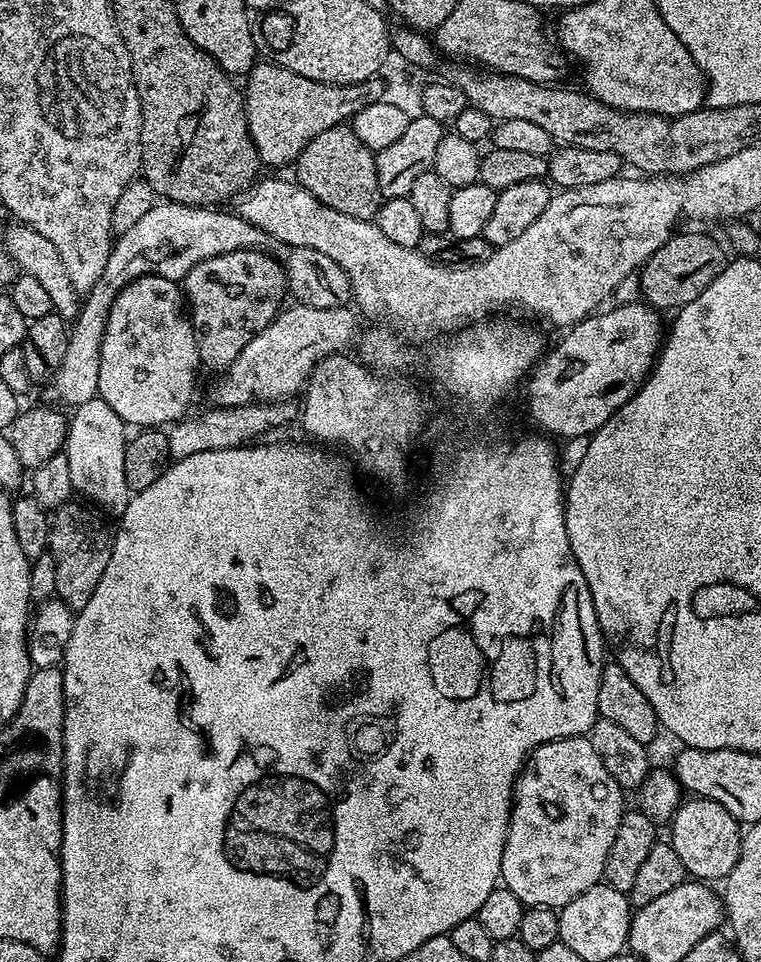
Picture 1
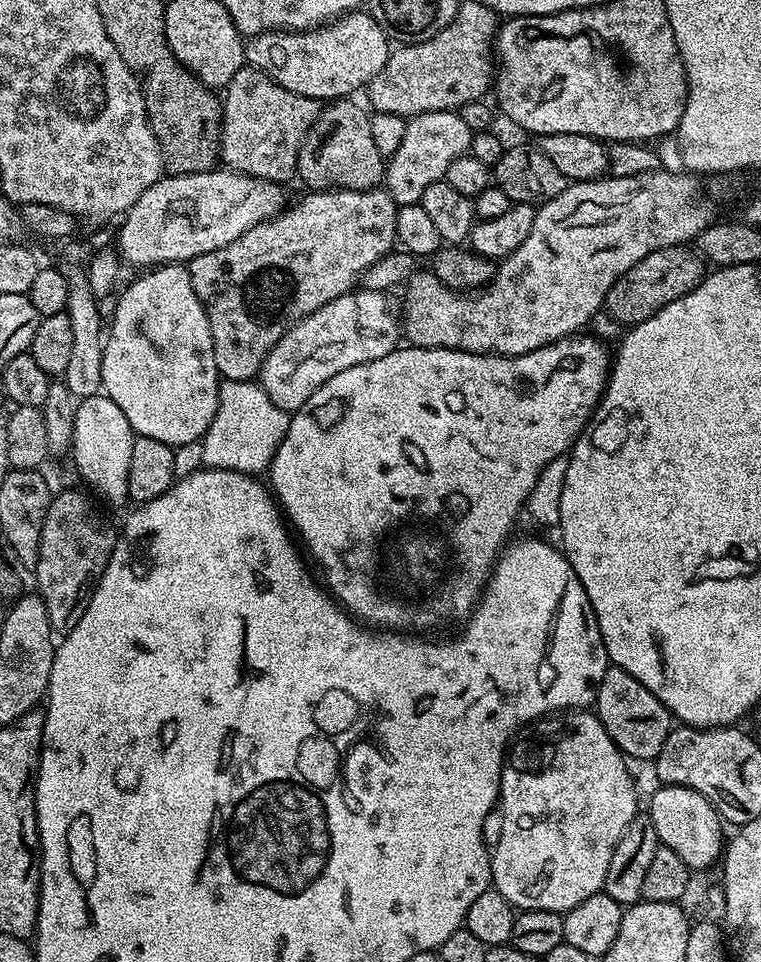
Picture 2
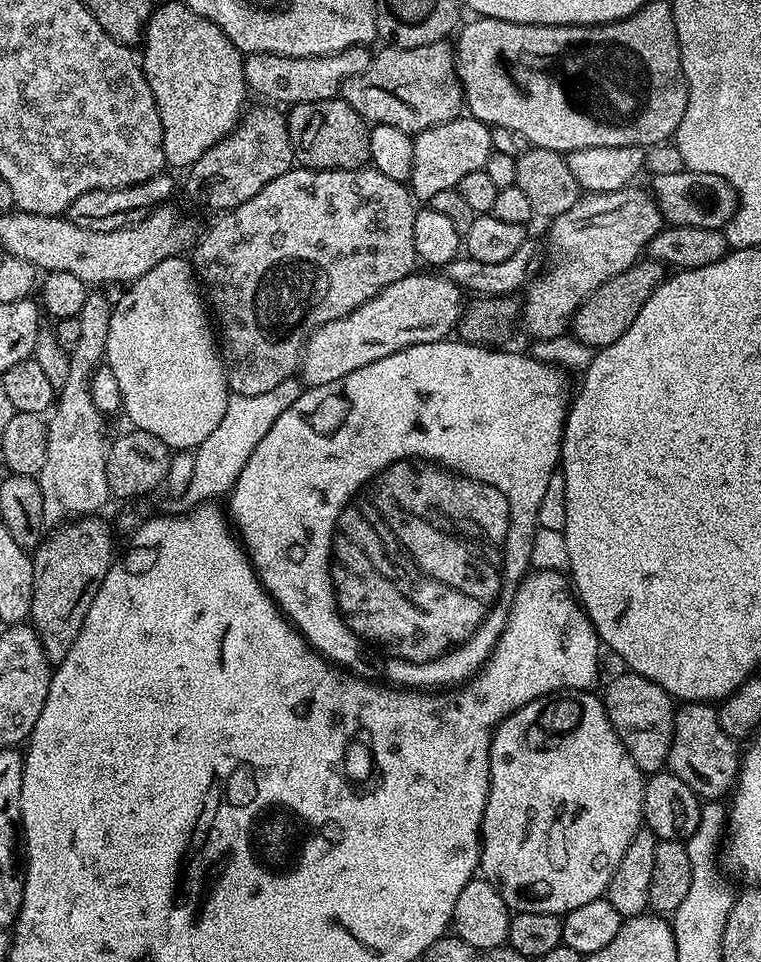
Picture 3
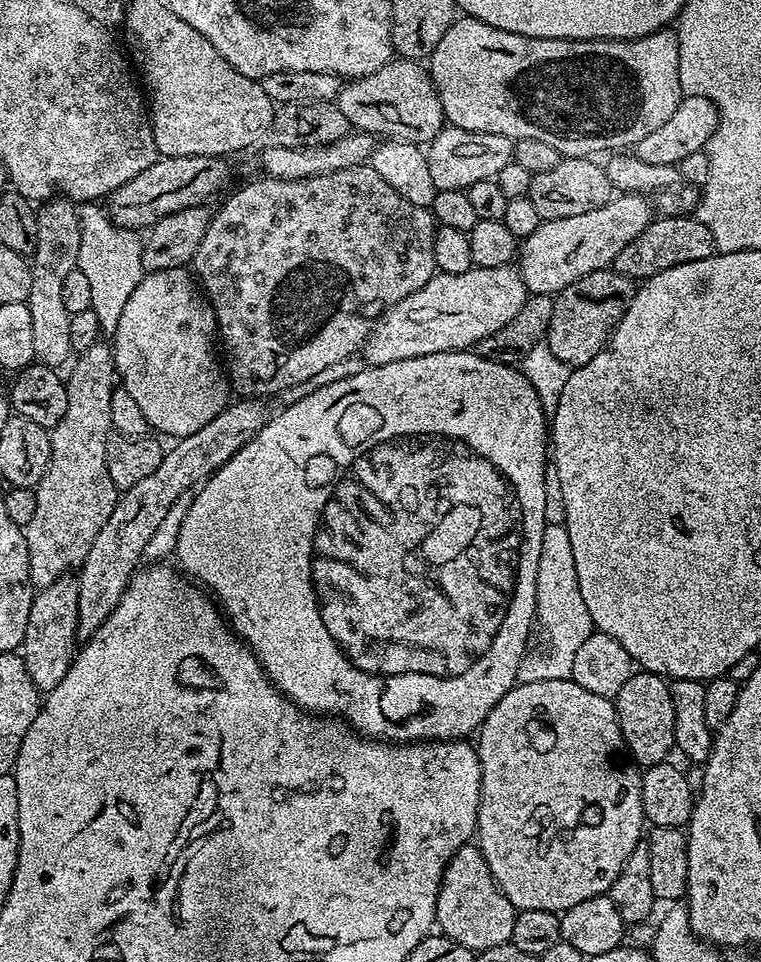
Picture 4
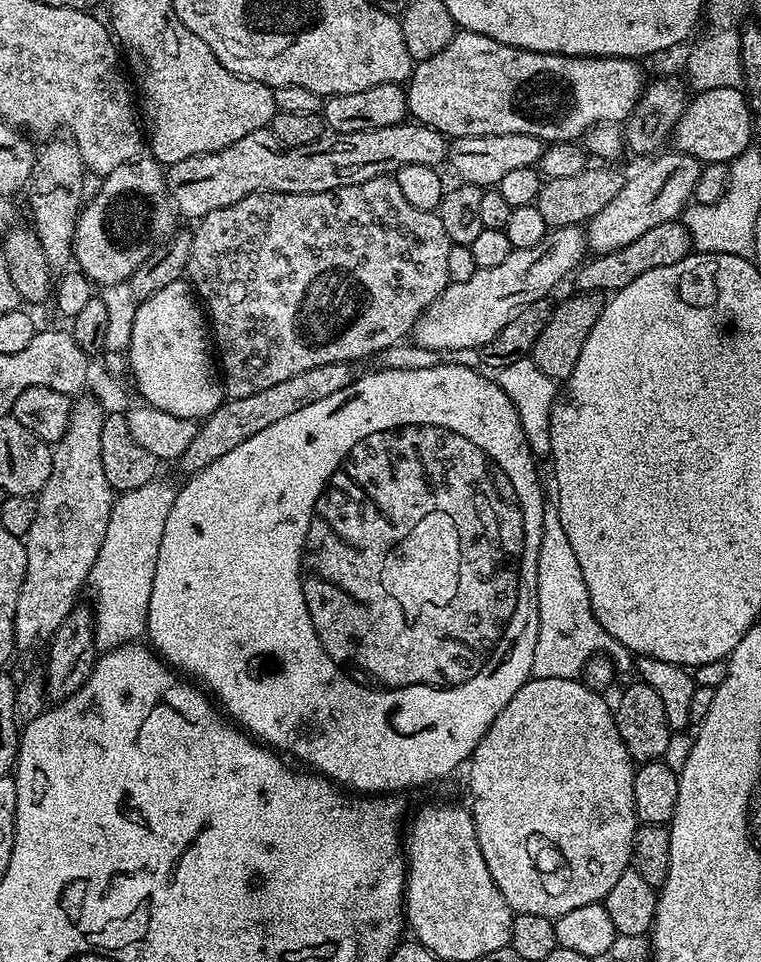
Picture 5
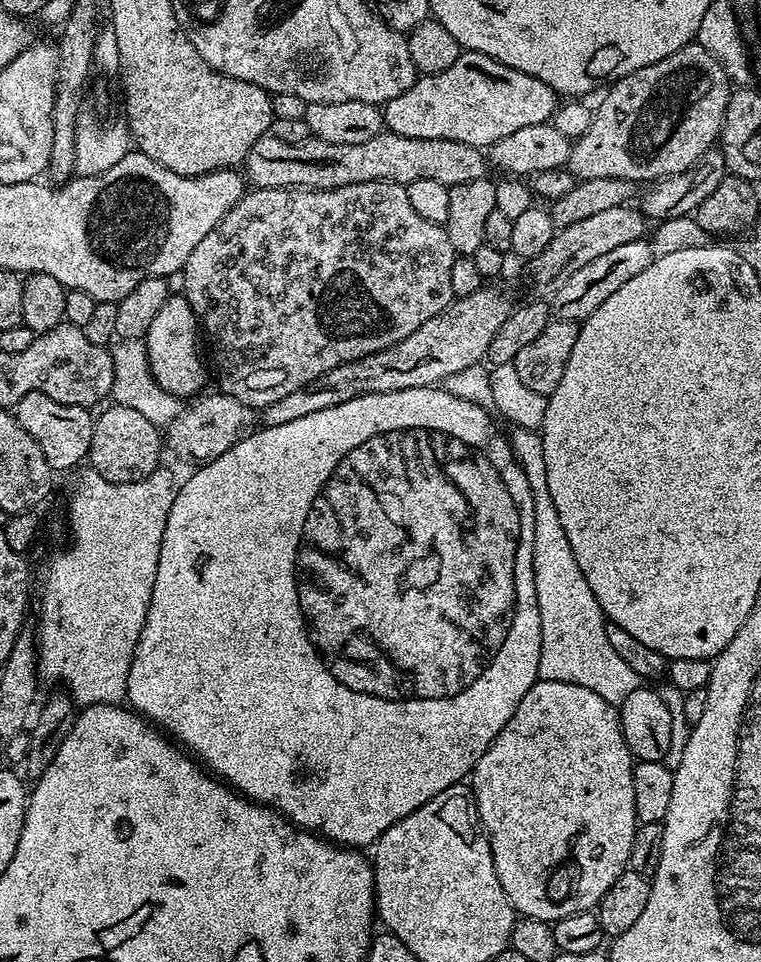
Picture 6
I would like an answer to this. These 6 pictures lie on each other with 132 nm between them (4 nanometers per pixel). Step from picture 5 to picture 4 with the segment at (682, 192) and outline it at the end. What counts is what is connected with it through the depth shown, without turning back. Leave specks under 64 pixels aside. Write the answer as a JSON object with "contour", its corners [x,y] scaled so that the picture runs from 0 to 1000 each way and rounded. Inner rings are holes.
{"contour":[[[833,201],[806,203],[786,218],[775,218],[775,222],[753,222],[750,227],[728,227],[711,229],[707,239],[696,243],[681,258],[681,282],[689,290],[695,305],[702,308],[725,308],[737,304],[744,297],[760,293],[760,289],[770,289],[770,285],[784,283],[792,279],[808,275],[812,264],[849,239],[849,235],[859,228],[859,217],[850,208]]]}

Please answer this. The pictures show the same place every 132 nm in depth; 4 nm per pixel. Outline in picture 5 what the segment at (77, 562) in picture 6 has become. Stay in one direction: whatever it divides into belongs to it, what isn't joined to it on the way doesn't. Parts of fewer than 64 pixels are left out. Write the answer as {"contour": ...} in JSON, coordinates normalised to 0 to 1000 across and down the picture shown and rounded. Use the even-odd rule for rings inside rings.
{"contour":[[[210,502],[181,505],[181,509],[159,511],[151,517],[145,543],[139,547],[139,559],[134,559],[134,572],[129,572],[129,580],[116,598],[116,607],[126,623],[127,675],[159,674],[162,669],[183,666],[191,660],[208,568],[213,568],[213,551],[218,551],[218,538],[223,538],[223,526],[229,526],[233,512],[230,506]]]}

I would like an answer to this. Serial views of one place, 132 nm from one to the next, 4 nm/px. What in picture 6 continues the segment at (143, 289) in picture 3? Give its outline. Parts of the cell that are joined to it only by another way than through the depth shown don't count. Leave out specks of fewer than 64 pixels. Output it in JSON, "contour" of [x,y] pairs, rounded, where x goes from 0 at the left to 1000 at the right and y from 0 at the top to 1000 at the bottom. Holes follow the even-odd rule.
{"contour":[[[240,306],[222,307],[213,322],[208,322],[208,327],[202,330],[202,335],[197,335],[192,350],[197,385],[213,405],[238,414],[256,413],[264,406],[268,374],[263,371],[263,353],[265,358],[265,345],[250,314]]]}

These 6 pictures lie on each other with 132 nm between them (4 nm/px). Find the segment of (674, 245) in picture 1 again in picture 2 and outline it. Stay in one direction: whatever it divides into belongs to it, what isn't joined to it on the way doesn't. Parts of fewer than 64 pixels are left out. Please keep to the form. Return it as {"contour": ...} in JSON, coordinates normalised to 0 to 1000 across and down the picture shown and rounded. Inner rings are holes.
{"contour":[[[908,257],[859,260],[859,264],[849,264],[844,272],[828,277],[828,281],[823,281],[823,285],[817,285],[817,289],[802,297],[794,311],[792,323],[800,324],[819,339],[842,337],[849,335],[849,331],[865,326],[870,318],[880,318],[880,314],[891,314],[891,310],[907,306],[907,301],[924,293],[926,286],[926,269]]]}

